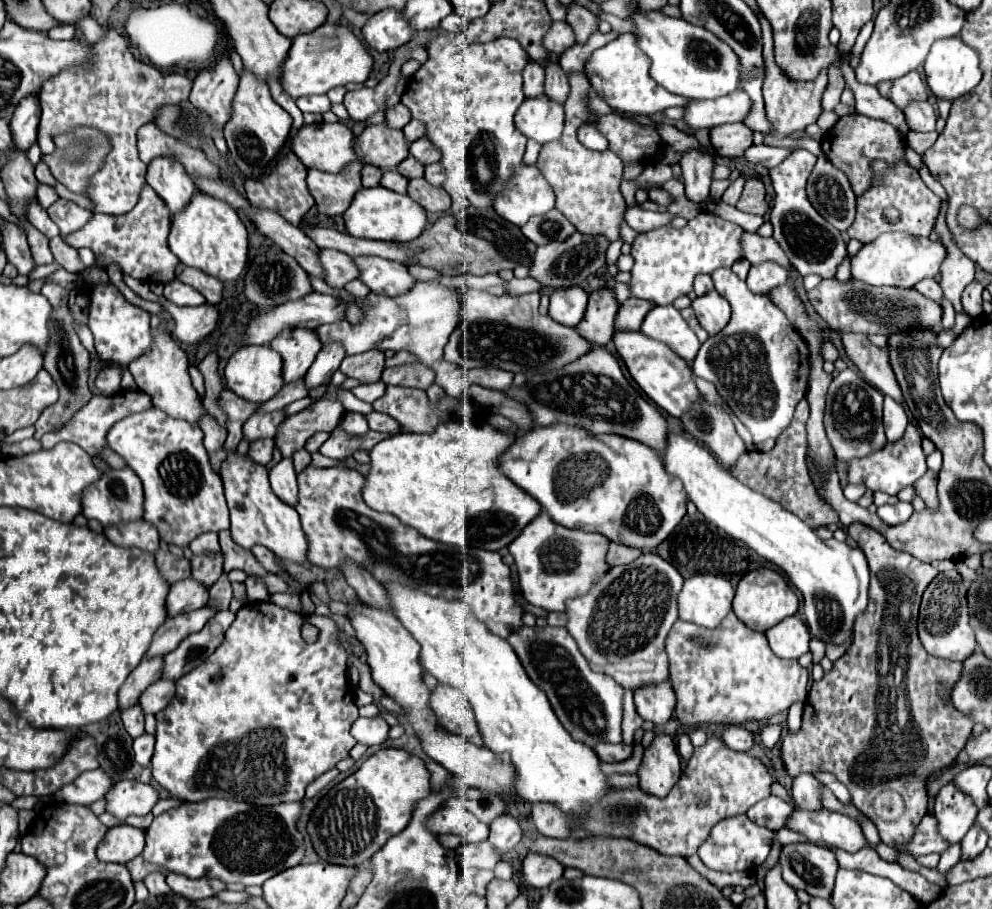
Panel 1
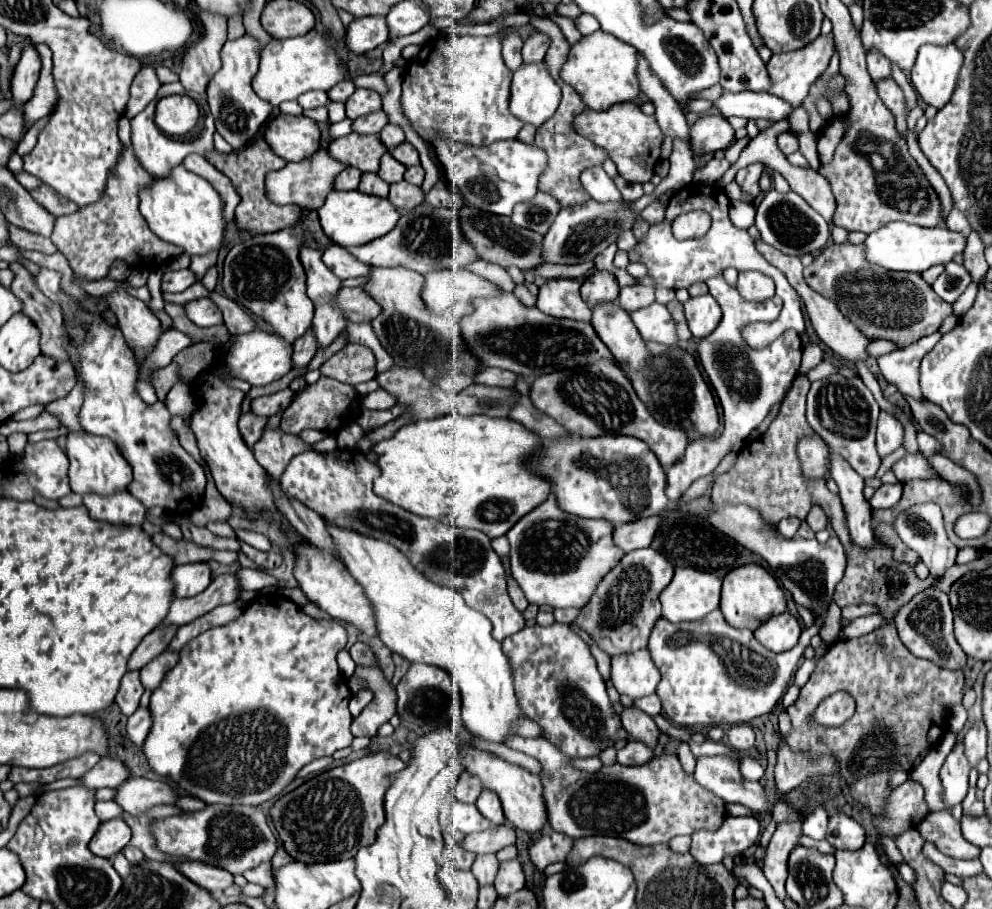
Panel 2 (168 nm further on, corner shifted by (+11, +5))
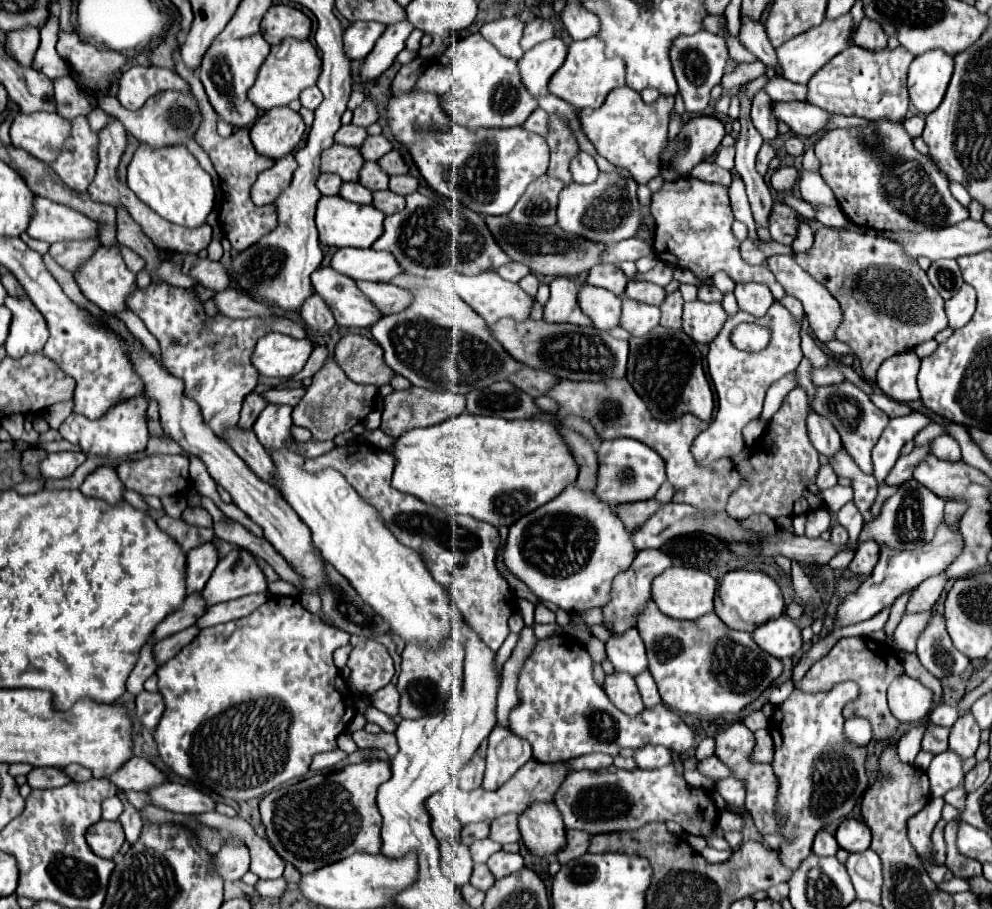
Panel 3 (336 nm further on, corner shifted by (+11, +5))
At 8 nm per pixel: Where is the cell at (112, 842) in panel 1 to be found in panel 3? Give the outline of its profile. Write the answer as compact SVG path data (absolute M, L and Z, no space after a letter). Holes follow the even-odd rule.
M100 819L98 823L90 825L86 831L86 841L90 849L104 859L112 859L122 843L124 843L124 831L118 821L104 821Z

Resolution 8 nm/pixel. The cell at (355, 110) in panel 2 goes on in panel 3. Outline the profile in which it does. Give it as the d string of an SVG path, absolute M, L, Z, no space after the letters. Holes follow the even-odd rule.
M366 97L366 101L354 111L354 119L352 119L352 125L358 125L358 127L368 127L372 123L376 123L378 119L378 111L376 111L376 105L372 103L370 97Z

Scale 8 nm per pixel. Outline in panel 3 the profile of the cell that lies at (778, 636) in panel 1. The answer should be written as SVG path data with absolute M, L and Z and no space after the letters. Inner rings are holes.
M786 615L778 617L778 619L772 619L772 621L756 627L756 631L752 633L752 637L754 637L754 641L758 643L760 649L768 651L776 659L794 657L802 649L800 629Z

